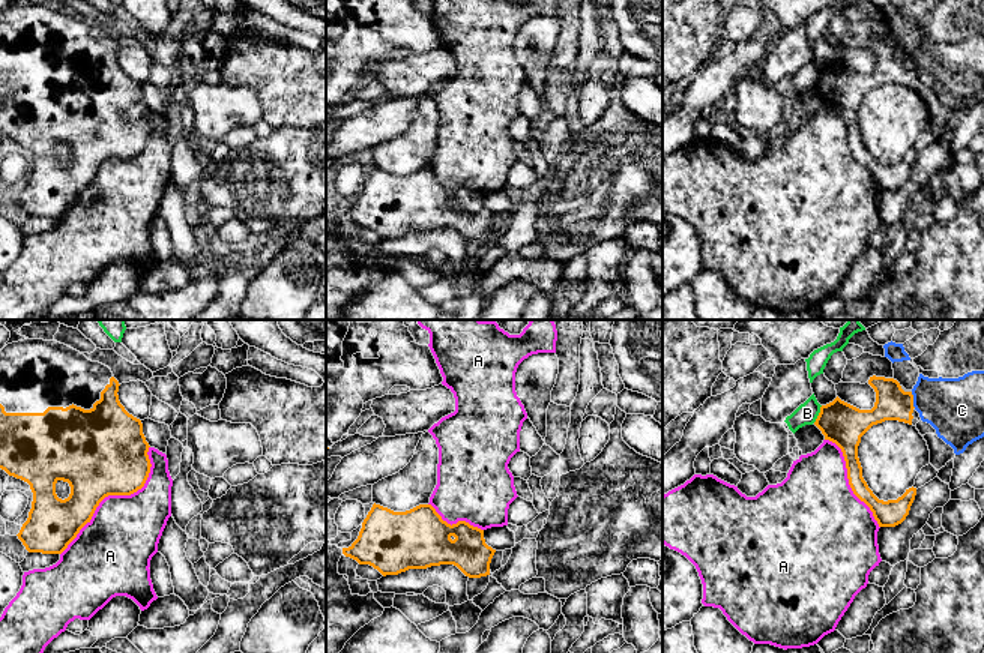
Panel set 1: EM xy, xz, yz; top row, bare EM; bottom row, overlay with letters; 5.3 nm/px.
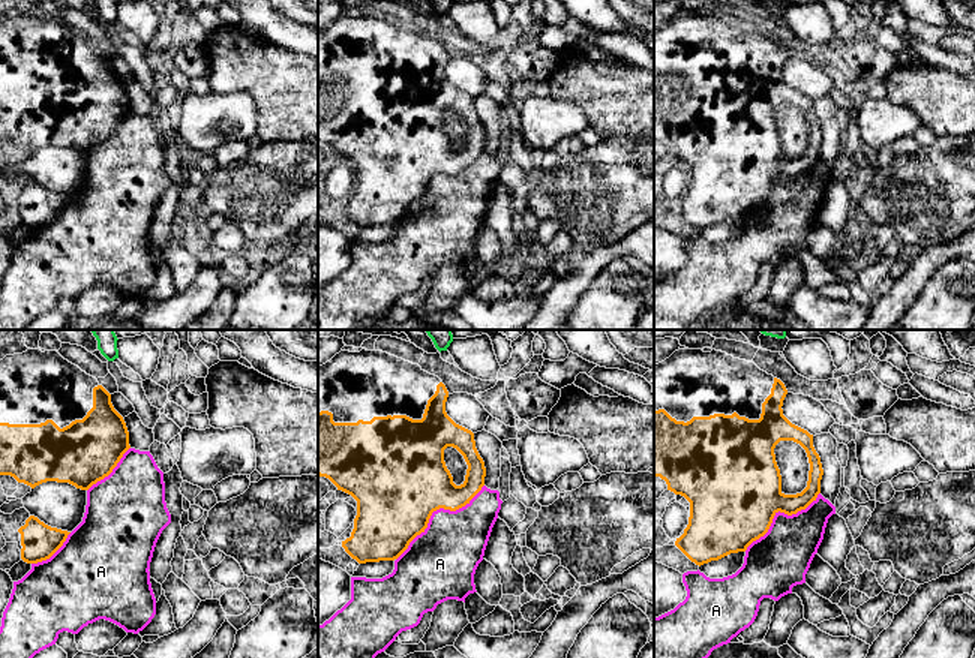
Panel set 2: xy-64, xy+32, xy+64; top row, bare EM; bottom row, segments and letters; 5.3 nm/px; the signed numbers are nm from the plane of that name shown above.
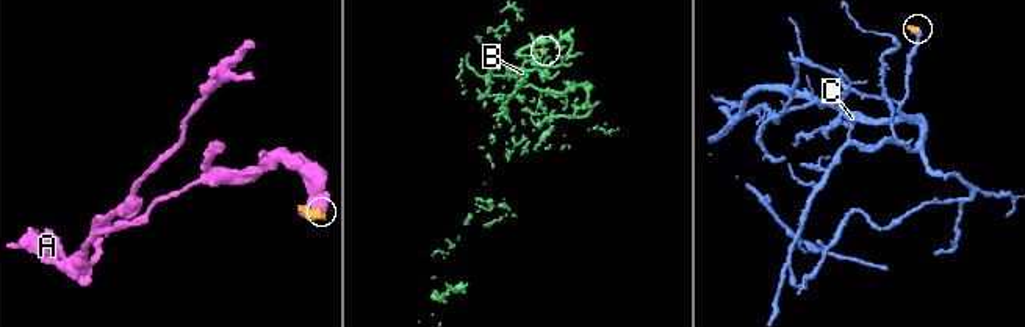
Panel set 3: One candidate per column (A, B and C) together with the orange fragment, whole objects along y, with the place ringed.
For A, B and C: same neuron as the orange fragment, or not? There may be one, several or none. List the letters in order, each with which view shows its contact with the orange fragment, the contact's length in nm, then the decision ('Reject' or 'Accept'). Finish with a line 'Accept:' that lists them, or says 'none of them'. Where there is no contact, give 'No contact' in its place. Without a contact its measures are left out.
A: Touches orange in xy. Shared border 750 nm. Reject
B: Touches orange in yz. Shared border 110 nm. Reject
C: Touches orange in yz. Shared border 90 nm. Reject
Accept: none of them

